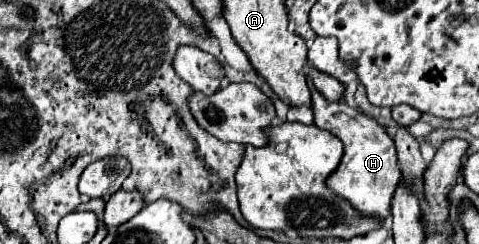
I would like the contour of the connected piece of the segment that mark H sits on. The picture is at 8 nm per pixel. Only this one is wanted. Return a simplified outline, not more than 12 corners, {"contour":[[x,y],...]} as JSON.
{"contour":[[309,82],[315,126],[343,158],[327,188],[383,222],[401,184],[395,144]]}

